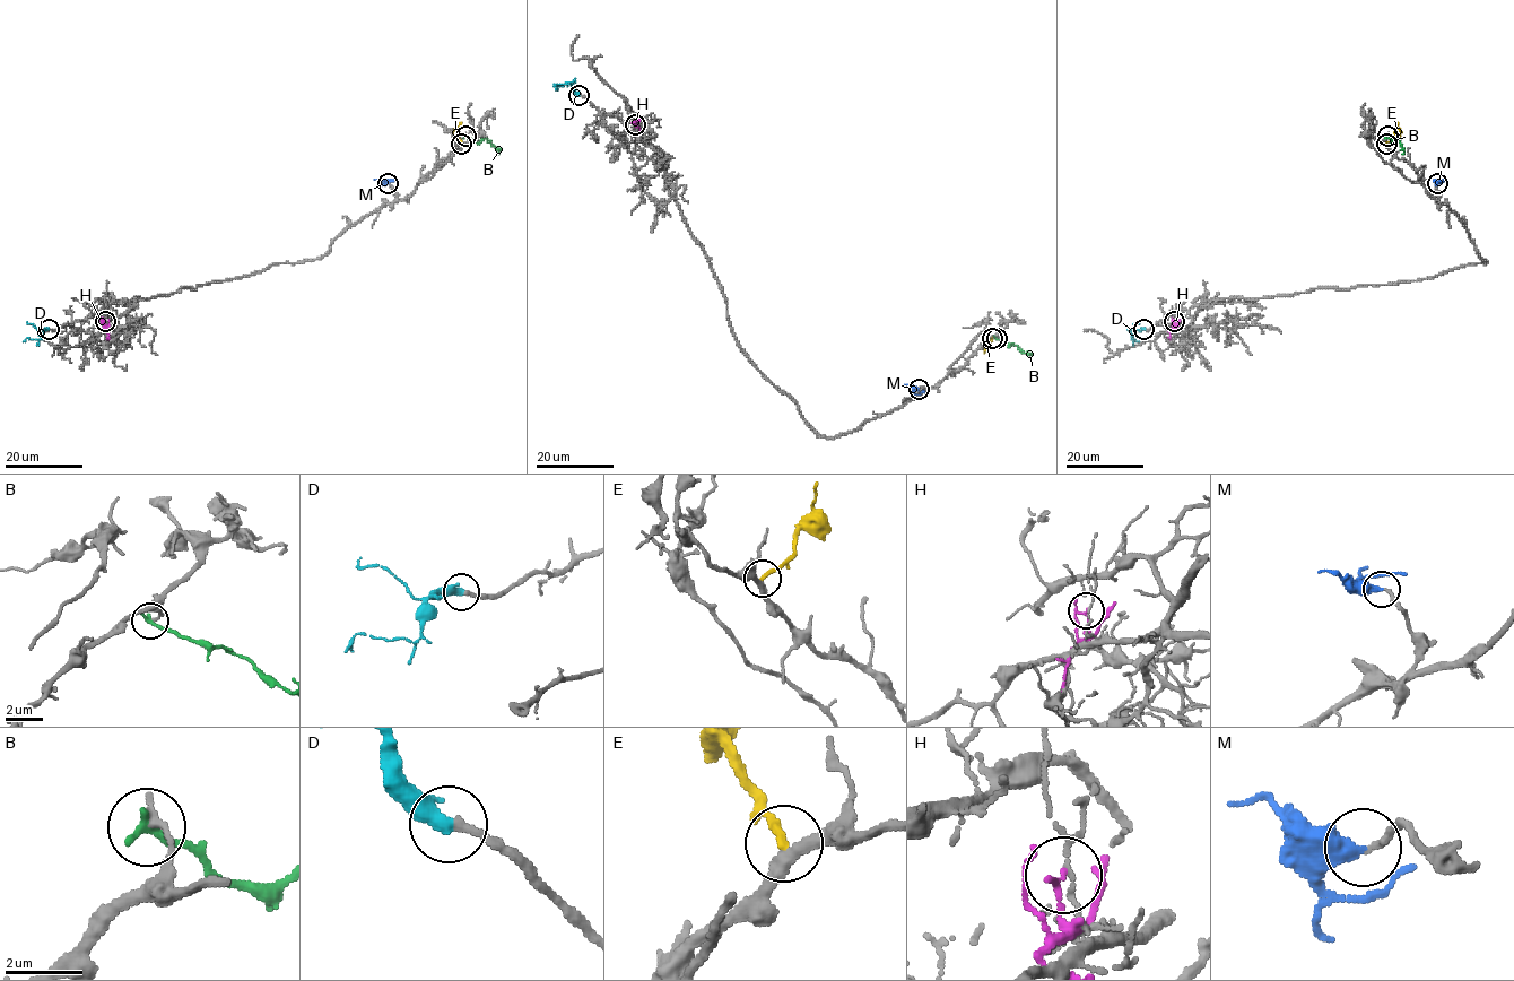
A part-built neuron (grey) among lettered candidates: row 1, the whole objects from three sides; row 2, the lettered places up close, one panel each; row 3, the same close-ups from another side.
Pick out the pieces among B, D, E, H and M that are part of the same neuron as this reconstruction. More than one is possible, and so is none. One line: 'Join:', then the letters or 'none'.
Join: D, M

